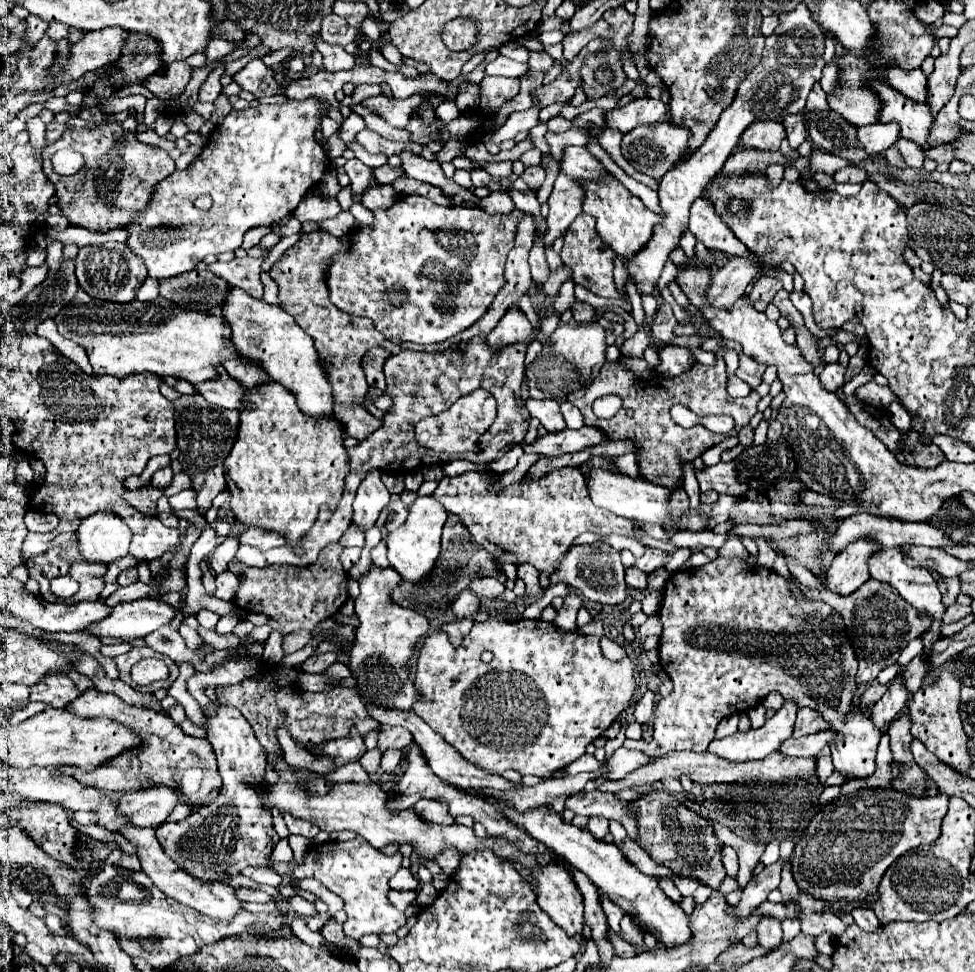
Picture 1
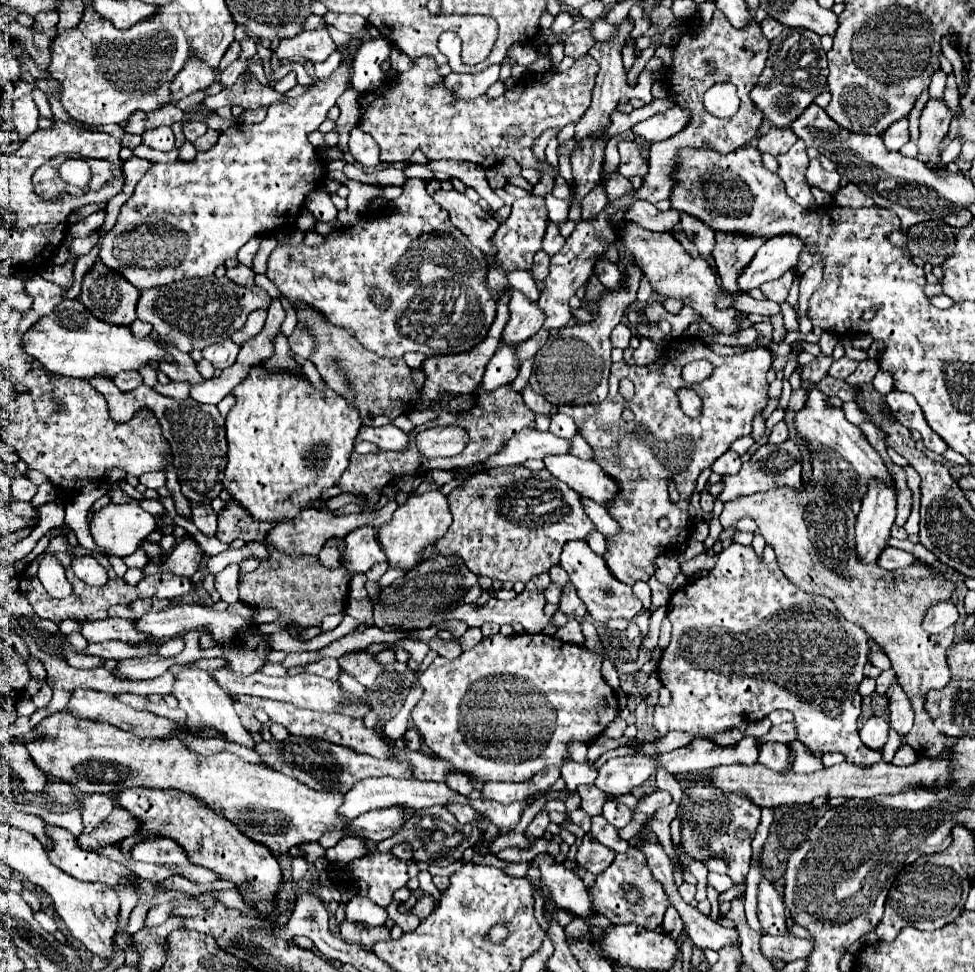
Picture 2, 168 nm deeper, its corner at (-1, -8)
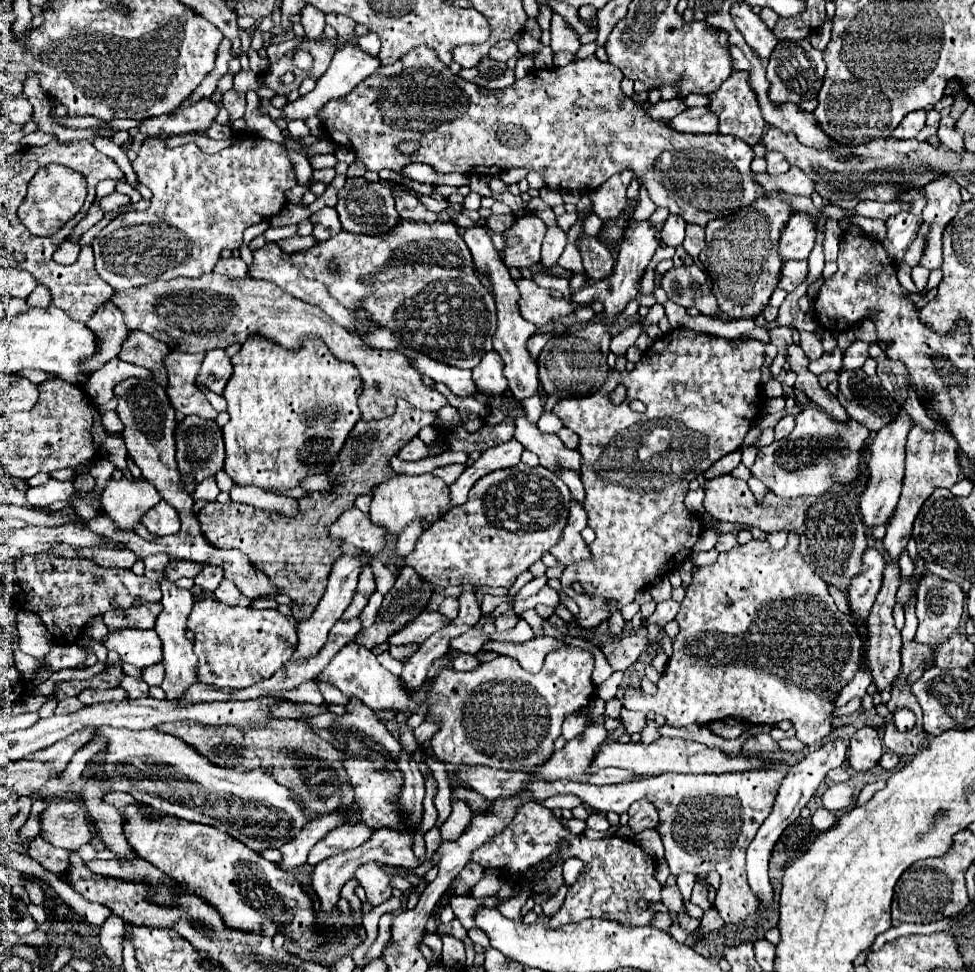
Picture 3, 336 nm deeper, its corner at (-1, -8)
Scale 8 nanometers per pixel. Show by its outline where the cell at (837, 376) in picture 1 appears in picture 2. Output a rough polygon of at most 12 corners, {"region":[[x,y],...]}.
{"region":[[843,356],[831,364],[829,376],[847,380],[857,360]]}

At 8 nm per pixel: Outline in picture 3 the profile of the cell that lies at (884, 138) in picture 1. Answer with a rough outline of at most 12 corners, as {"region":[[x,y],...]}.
{"region":[[915,110],[895,128],[893,138],[915,138],[927,120],[925,110]]}

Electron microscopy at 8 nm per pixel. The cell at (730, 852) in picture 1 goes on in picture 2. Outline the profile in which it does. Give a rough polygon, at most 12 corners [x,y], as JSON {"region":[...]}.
{"region":[[715,854],[707,856],[703,864],[709,872],[727,874],[725,860]]}

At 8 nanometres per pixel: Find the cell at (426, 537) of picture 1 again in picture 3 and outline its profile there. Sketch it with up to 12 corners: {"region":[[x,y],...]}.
{"region":[[433,474],[377,484],[371,520],[397,538],[411,520],[437,520],[447,484]]}

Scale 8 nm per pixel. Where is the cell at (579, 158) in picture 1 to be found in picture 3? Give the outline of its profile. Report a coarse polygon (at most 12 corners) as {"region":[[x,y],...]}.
{"region":[[671,214],[661,230],[663,244],[681,246],[683,218]]}

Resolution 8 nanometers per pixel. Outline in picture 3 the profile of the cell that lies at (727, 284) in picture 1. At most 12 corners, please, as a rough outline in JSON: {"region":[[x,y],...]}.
{"region":[[795,212],[781,234],[783,260],[809,256],[813,218]]}

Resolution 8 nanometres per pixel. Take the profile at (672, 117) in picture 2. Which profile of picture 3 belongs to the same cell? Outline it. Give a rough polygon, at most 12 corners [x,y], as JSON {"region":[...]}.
{"region":[[689,108],[671,128],[691,134],[719,132],[707,108]]}

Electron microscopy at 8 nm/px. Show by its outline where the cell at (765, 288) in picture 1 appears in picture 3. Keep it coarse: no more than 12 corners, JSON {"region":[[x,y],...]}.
{"region":[[807,260],[783,264],[779,288],[791,292],[809,274]]}

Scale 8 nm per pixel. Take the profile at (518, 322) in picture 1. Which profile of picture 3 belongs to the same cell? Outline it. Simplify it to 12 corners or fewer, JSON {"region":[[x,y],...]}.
{"region":[[517,278],[519,312],[543,328],[575,310],[531,278]]}

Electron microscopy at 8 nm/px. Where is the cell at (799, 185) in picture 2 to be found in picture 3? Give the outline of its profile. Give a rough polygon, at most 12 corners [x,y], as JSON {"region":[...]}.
{"region":[[767,152],[767,172],[771,176],[785,174],[789,164],[783,154]]}

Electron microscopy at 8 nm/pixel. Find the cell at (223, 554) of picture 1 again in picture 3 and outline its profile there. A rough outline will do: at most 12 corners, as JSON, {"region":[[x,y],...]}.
{"region":[[231,580],[215,590],[215,600],[231,606],[251,606],[251,600]]}

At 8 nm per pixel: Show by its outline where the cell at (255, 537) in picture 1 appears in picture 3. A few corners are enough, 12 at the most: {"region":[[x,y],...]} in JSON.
{"region":[[347,510],[329,528],[375,556],[385,548],[387,530],[369,514]]}

